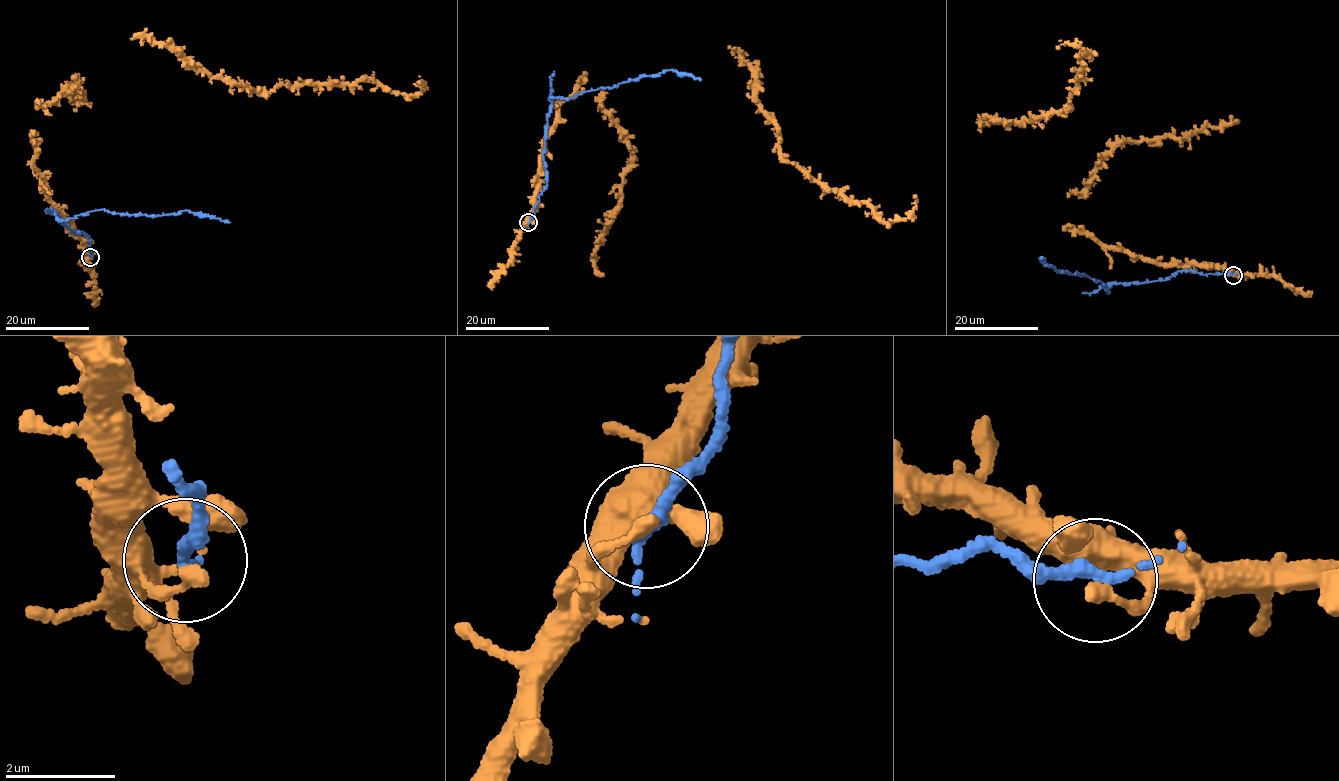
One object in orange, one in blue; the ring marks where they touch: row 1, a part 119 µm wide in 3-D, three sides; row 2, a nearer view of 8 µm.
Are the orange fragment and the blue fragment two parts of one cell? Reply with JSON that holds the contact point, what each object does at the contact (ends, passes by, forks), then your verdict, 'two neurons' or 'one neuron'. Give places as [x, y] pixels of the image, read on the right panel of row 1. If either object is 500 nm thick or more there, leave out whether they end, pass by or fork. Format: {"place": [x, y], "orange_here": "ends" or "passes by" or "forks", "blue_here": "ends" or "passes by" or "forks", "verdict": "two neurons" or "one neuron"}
{"place": [1233, 275], "orange_here": "ends", "blue_here": "ends", "verdict": "two neurons"}

